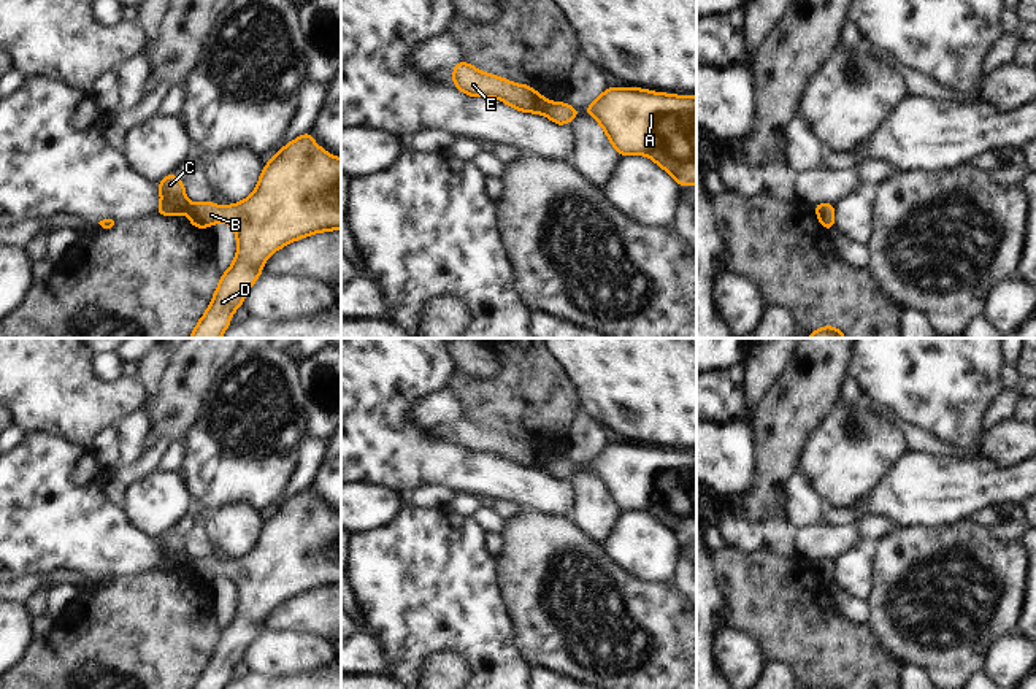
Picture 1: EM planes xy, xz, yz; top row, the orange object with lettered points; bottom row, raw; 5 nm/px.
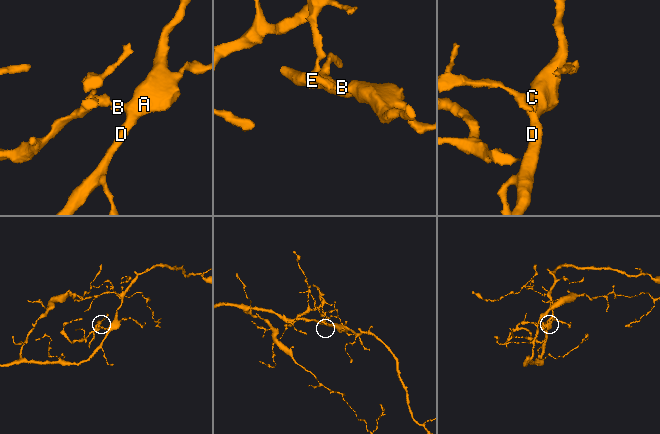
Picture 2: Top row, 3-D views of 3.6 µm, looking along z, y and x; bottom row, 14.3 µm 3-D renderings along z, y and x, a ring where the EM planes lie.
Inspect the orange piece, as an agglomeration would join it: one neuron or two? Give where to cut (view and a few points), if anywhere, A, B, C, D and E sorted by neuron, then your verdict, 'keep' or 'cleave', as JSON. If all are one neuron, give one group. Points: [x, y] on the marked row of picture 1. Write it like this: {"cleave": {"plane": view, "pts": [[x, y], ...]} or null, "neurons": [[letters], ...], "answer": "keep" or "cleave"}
{"cleave": {"plane": "xz", "pts": [[554, 105], [543, 113]]}, "neurons": [["A", "B", "D"], ["C", "E"]], "answer": "cleave"}

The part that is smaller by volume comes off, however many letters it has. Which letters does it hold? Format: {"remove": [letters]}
{"remove": ["C", "E"]}

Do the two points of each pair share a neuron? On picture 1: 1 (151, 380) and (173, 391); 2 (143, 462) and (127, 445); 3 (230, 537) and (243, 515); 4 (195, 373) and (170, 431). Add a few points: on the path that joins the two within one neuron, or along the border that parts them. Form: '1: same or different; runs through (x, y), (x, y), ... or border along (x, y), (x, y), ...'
1: different; border along (170, 354), (170, 364), (157, 391), (149, 399)
2: different; border along (141, 456), (132, 462), (119, 462)
3: same; runs through (235, 532), (240, 519)
4: same; runs through (183, 388), (175, 416)

